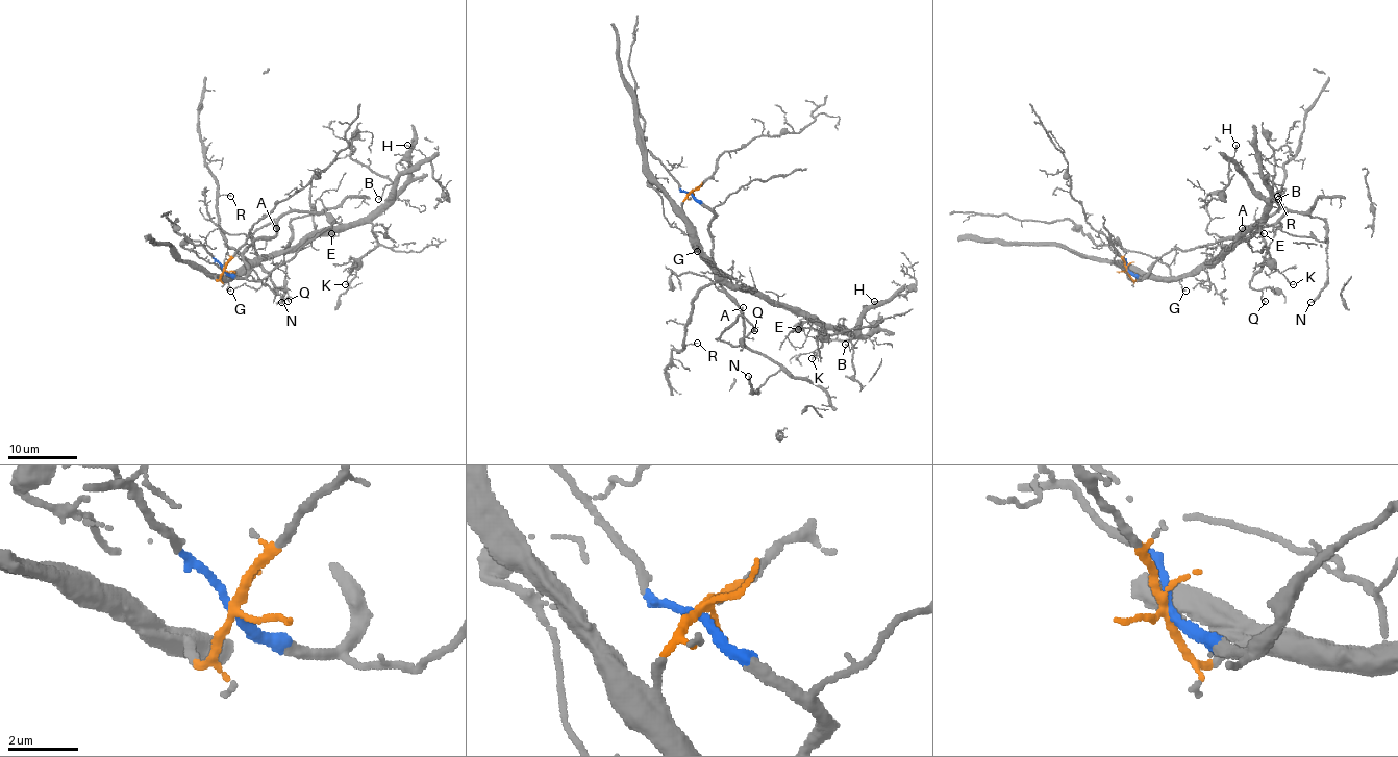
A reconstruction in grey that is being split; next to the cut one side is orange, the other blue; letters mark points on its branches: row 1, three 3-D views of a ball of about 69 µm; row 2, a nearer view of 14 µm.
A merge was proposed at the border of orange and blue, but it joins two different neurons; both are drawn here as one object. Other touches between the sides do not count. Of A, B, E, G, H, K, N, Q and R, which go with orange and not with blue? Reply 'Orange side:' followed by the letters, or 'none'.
Orange side: B, E, G, H, K, R

